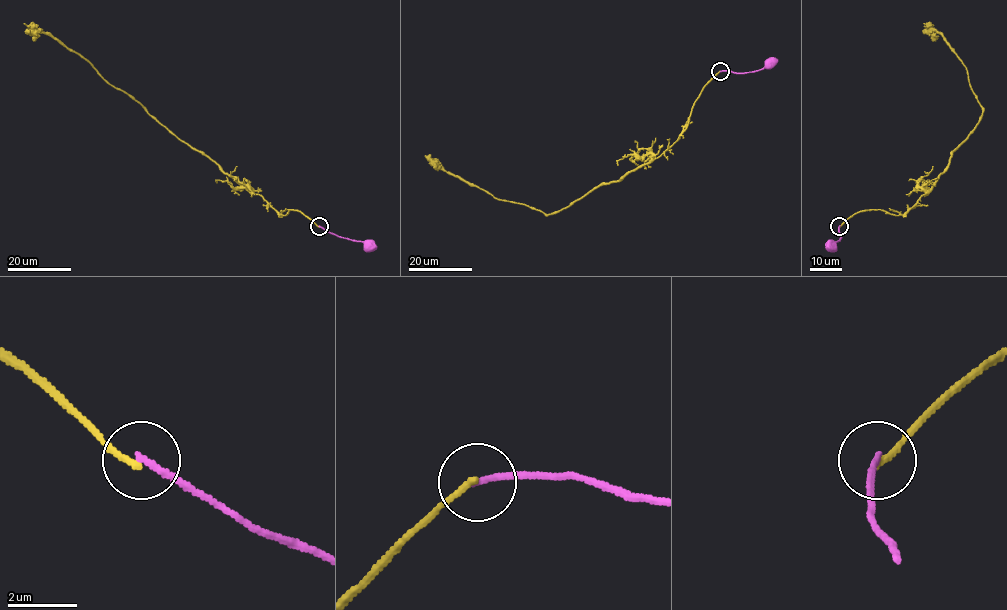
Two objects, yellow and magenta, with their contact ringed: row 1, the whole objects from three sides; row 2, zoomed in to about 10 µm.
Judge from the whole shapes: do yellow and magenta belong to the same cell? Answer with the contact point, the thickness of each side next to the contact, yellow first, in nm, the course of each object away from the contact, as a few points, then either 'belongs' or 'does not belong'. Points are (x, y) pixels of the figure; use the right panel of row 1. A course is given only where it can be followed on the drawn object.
(839, 226) | 180/200 nm | yellow via (839, 226), (862, 211), (905, 214), (930, 189), (980, 120), (982, 107), (966, 68), (942, 36), (923, 23) | magenta via (839, 226), (841, 237), (831, 241), (831, 246) | does not belong

